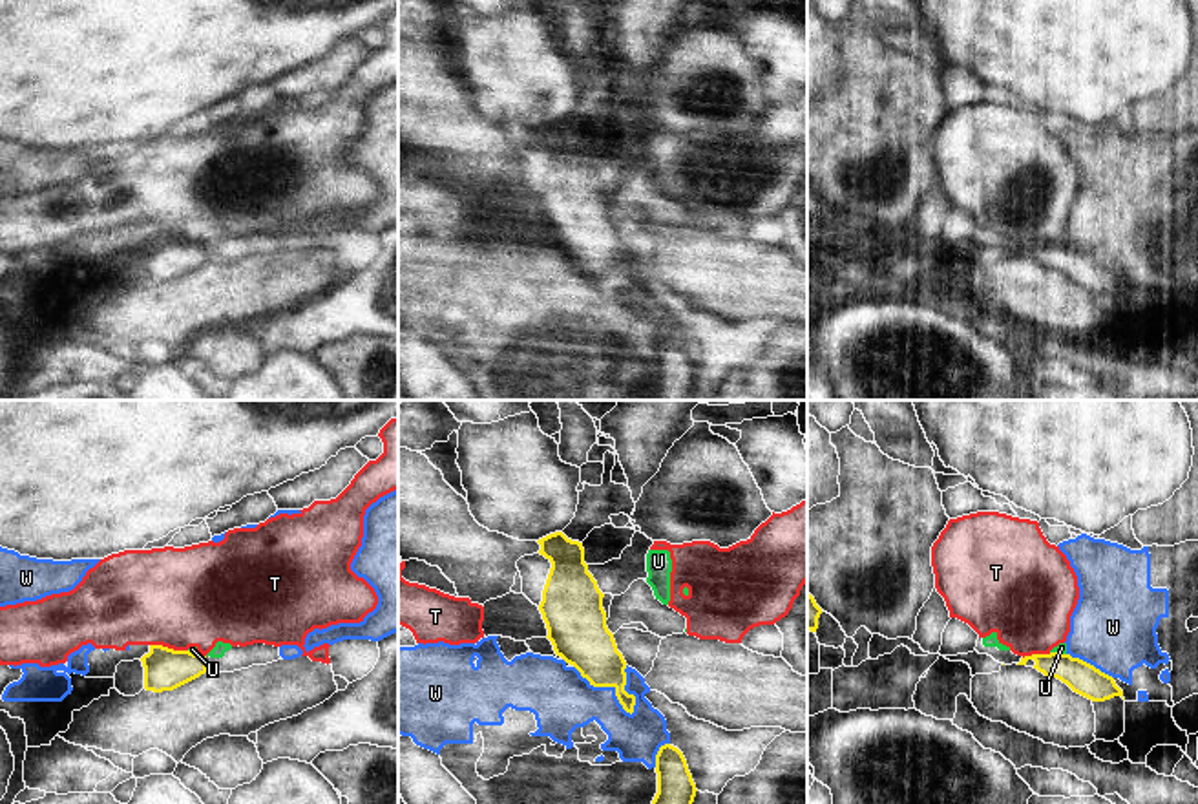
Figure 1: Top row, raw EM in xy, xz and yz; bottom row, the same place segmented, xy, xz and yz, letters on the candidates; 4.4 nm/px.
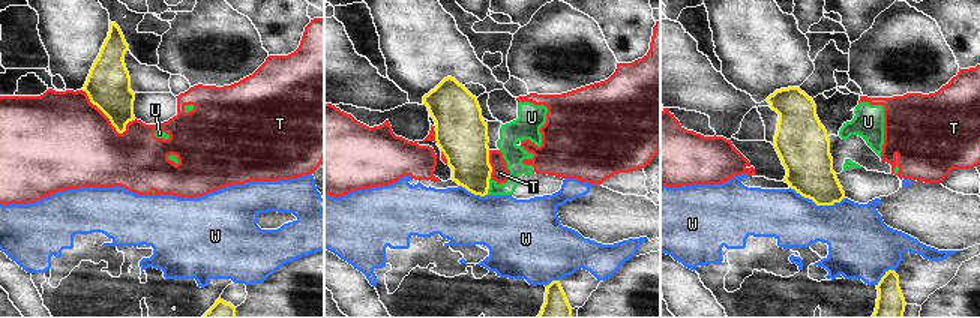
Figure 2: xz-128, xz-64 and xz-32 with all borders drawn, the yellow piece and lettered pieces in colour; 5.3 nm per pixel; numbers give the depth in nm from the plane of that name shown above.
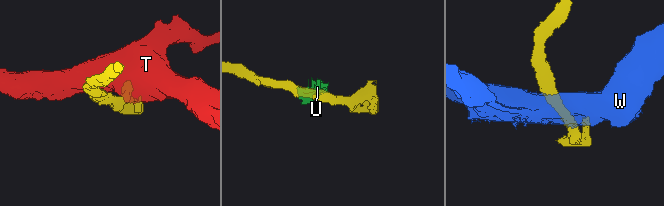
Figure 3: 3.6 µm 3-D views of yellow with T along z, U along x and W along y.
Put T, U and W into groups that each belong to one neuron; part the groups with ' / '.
T U / W

